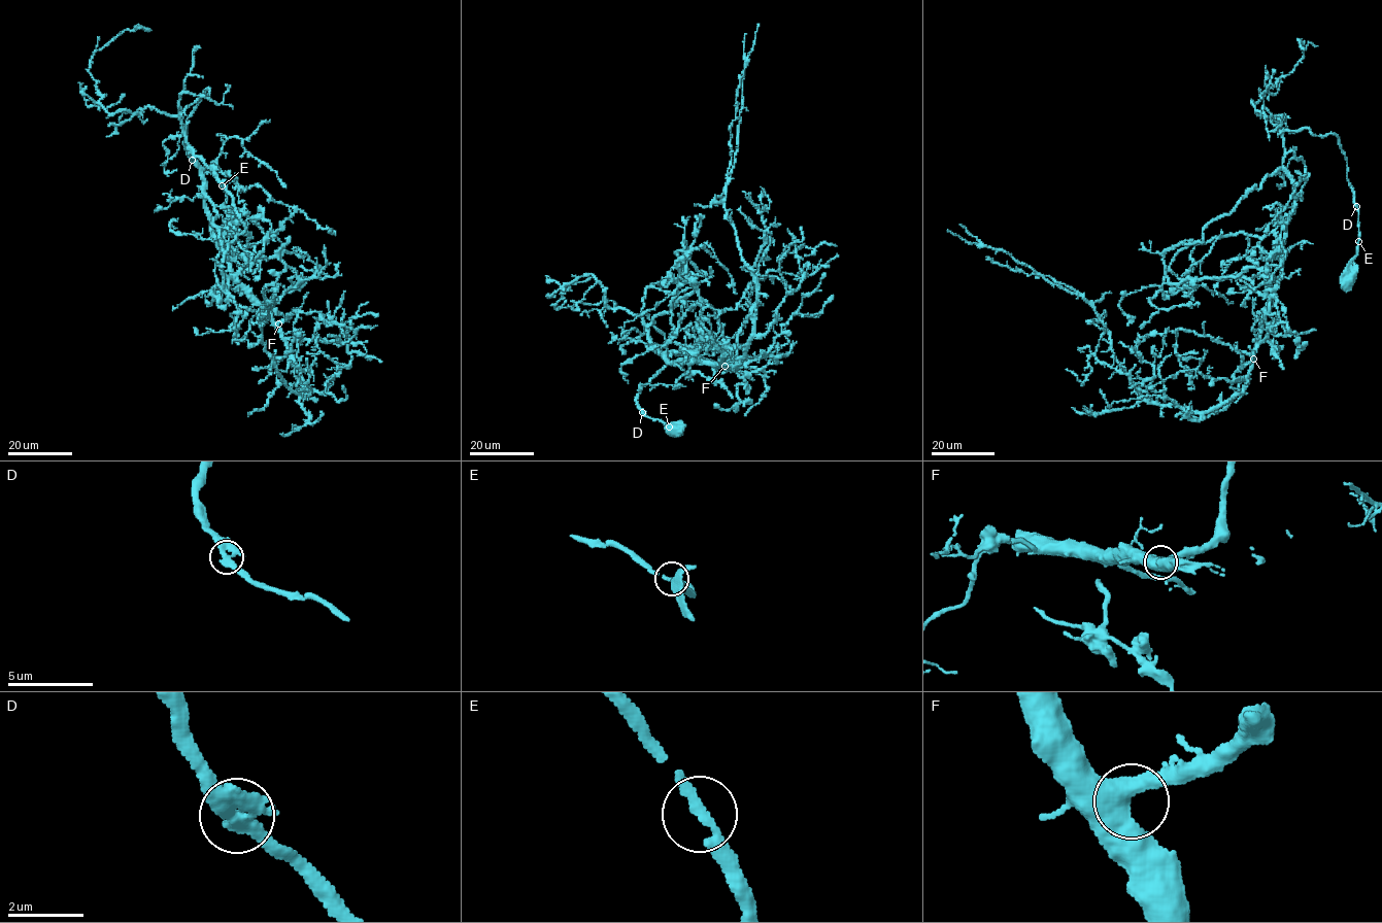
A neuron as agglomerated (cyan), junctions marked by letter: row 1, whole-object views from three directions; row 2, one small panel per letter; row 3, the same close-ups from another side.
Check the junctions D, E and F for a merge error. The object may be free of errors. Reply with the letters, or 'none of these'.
none of these

